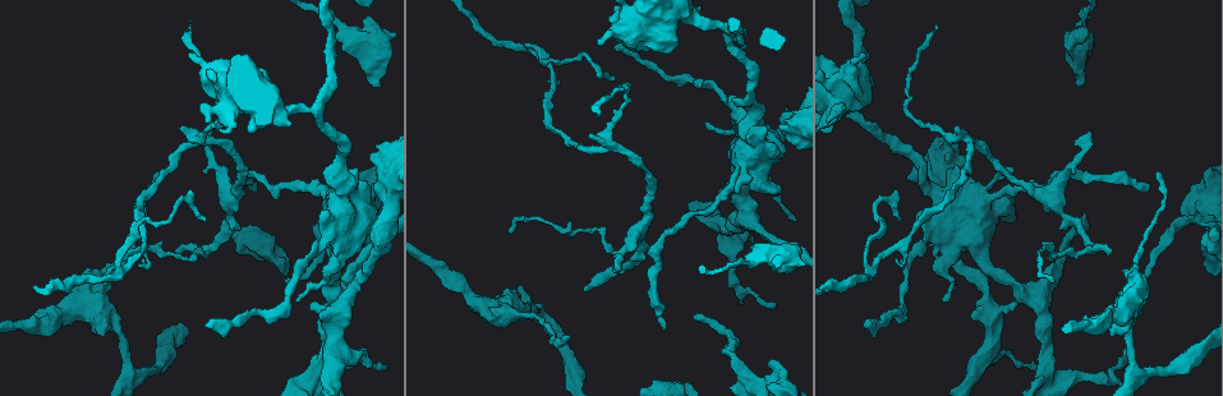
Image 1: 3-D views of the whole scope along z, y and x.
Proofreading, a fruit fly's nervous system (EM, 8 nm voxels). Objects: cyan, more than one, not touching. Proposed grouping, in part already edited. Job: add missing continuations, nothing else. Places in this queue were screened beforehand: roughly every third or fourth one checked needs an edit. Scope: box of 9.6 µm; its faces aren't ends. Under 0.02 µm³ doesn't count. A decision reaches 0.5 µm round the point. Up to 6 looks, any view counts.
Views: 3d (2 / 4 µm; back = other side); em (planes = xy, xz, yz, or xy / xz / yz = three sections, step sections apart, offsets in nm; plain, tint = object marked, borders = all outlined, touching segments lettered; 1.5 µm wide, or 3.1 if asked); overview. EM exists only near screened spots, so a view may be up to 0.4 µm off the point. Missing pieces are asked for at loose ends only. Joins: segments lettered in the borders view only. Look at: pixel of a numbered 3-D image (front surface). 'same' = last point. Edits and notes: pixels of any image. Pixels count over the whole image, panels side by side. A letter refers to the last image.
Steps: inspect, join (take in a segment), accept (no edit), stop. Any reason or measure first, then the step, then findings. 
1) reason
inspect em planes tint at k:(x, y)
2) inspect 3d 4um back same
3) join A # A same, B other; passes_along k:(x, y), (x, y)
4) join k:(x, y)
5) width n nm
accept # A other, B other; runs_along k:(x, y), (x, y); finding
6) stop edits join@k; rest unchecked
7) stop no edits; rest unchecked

an open end
inspect em planes plain at 1:(770, 368)

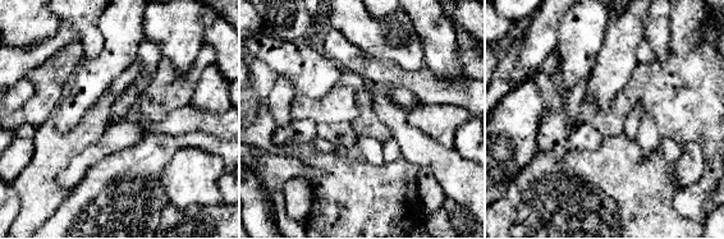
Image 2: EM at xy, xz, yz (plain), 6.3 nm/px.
what lies round it
inspect em planes borders same

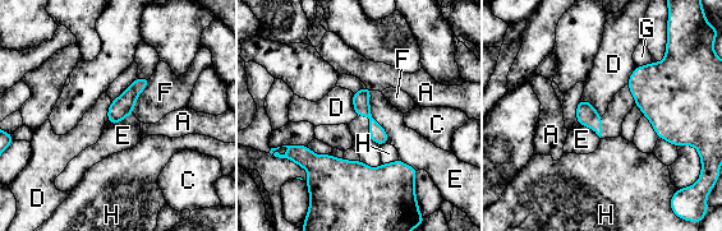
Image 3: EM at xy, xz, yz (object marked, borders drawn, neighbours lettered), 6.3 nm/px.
accept # A other, C other, D other, E other, F other, G other, H other; border 3:(580, 98), (589, 102), (601, 116); none of them fits

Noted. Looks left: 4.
free end
inspect 3d 4um at 1:(1110, 251)

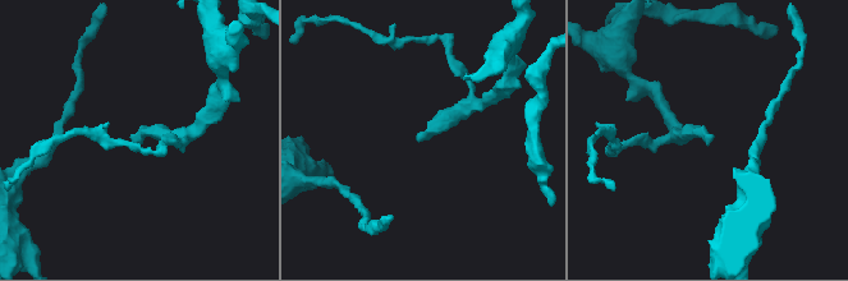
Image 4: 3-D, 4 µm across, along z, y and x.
inspect em planes plain at 4:(709, 135)

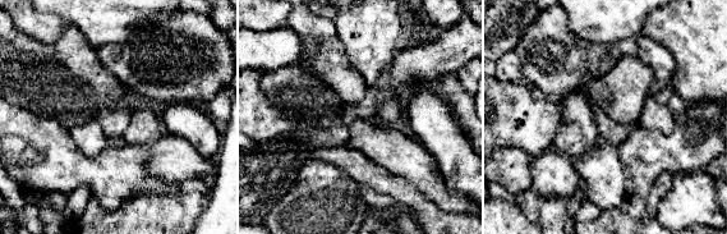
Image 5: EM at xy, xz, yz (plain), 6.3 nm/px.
see the neighbours
inspect em planes borders same

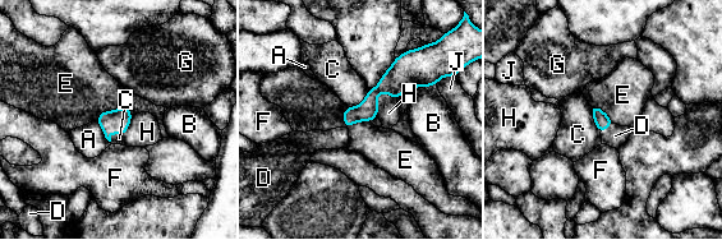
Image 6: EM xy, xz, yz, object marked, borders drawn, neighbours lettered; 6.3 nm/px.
join D # A other, B other, C other, D same, E other, F other, G other, H other, J other; the neuron continues

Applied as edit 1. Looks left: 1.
stops while still wide
inspect em planes borders at 1:(368, 15)

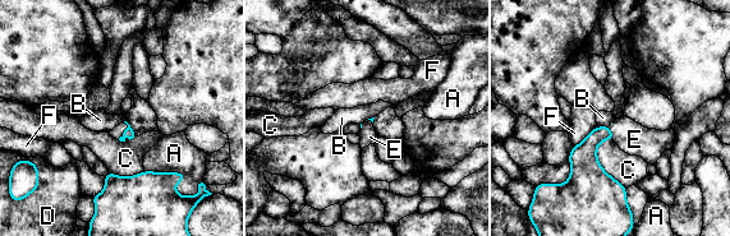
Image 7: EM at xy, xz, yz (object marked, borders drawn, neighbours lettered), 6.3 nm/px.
longest_contact C 340 nm
join E # A other, B other, C other, D other, E same, F other; passes_along 7:(128, 133), (124, 130), (116, 132); the neuron continues

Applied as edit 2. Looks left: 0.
stop edits join@6, join@7; rest unchecked

